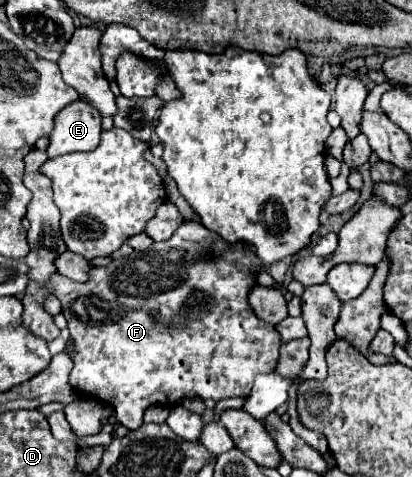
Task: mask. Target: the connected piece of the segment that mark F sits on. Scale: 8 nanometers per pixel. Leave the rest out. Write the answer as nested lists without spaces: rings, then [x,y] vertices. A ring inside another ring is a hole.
[[[192,220],[192,222],[184,222],[172,234],[172,238],[162,240],[162,242],[154,242],[152,248],[148,248],[146,252],[130,254],[128,258],[120,258],[120,260],[112,260],[112,264],[108,264],[108,266],[94,266],[90,270],[90,280],[86,284],[78,284],[78,282],[72,282],[70,278],[56,274],[48,286],[52,286],[54,296],[62,302],[62,308],[64,308],[62,314],[68,320],[68,330],[70,330],[70,336],[74,338],[76,350],[78,350],[72,356],[74,368],[70,372],[70,384],[74,386],[74,390],[78,394],[88,394],[88,396],[94,396],[94,398],[110,404],[116,410],[118,422],[122,426],[126,426],[128,430],[138,430],[142,426],[144,410],[150,406],[156,406],[156,404],[158,406],[176,406],[184,398],[202,398],[202,400],[208,400],[208,398],[212,398],[212,400],[248,398],[256,374],[270,372],[276,368],[278,348],[280,348],[280,336],[278,336],[276,328],[262,322],[254,314],[254,310],[248,306],[248,294],[252,292],[252,286],[258,284],[256,274],[260,268],[262,268],[262,264],[248,244],[244,244],[244,242],[230,244],[222,236],[218,236],[216,232],[208,230],[202,222]]]

